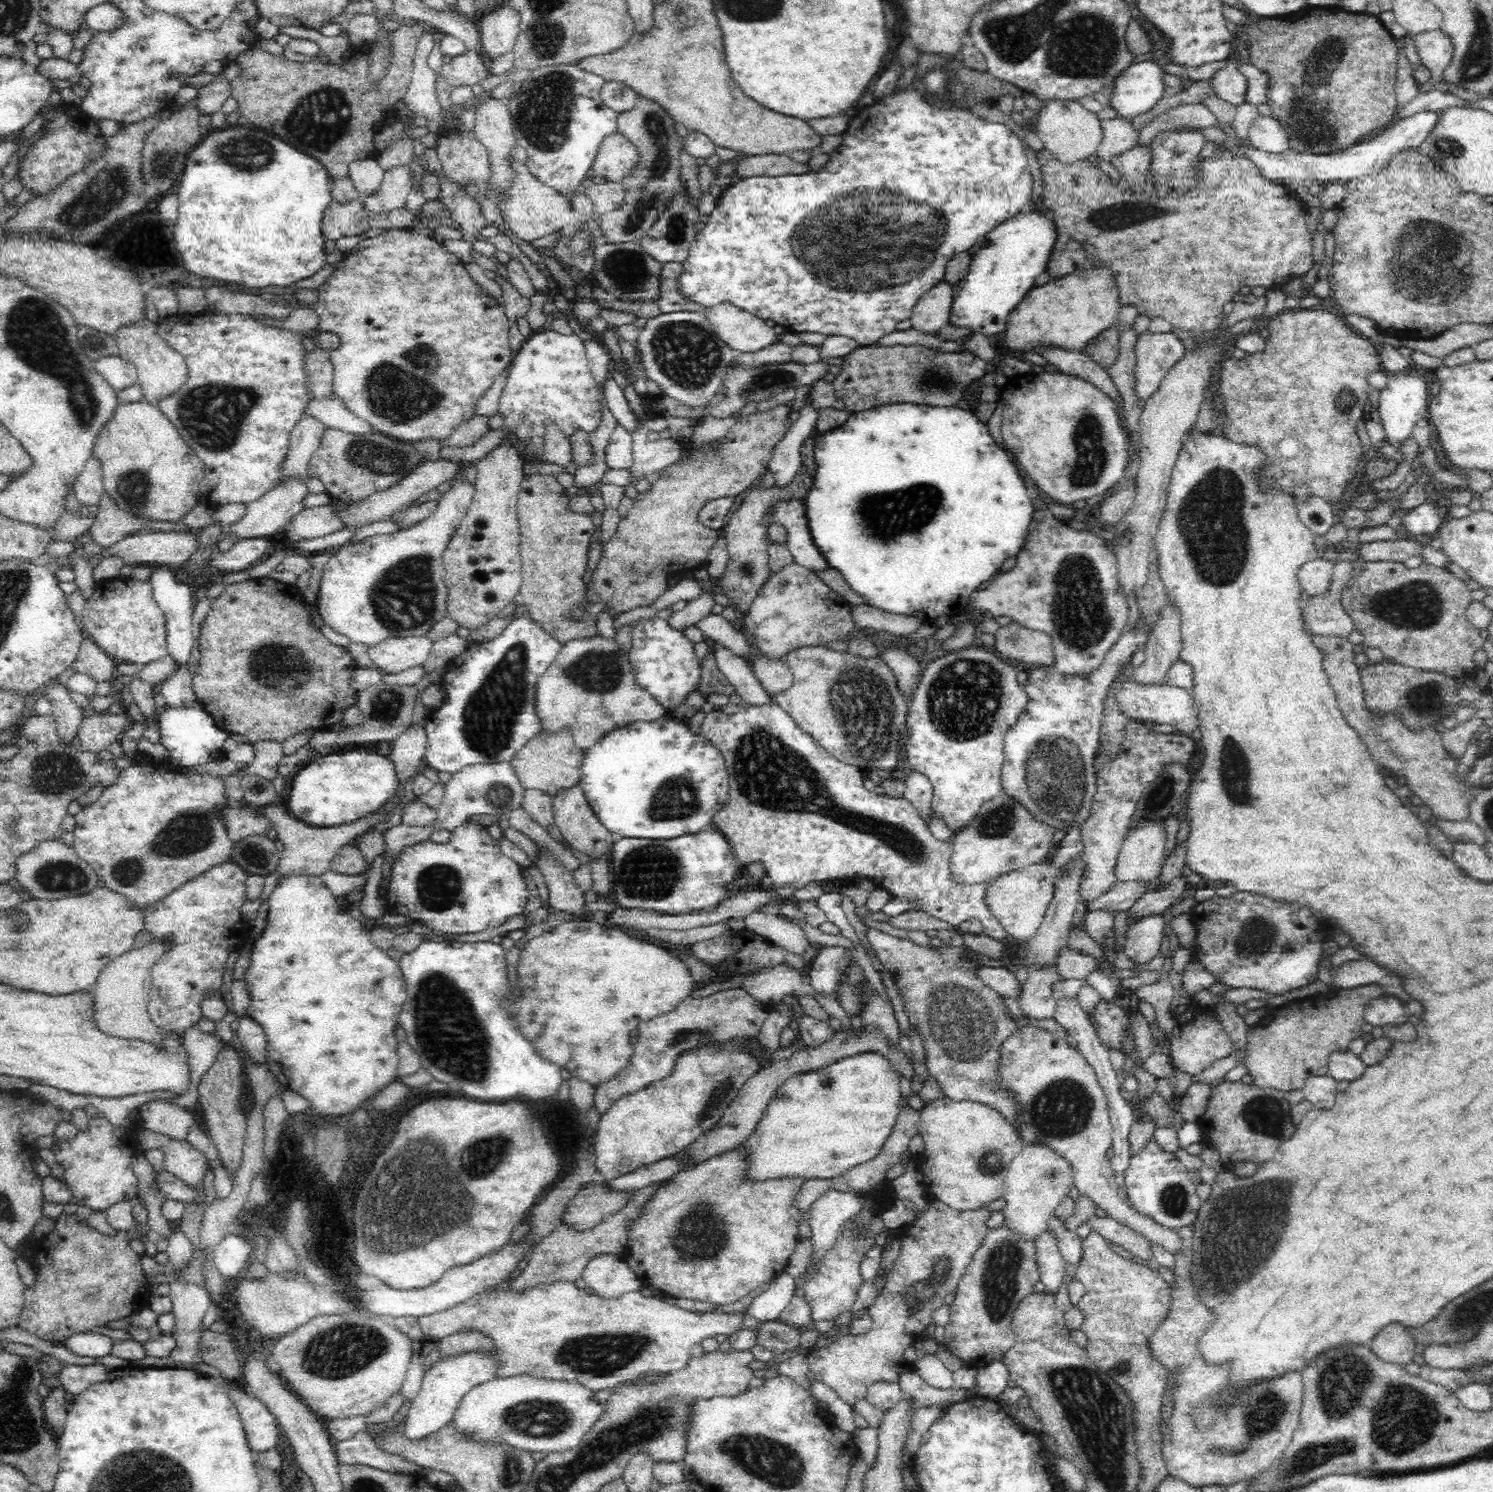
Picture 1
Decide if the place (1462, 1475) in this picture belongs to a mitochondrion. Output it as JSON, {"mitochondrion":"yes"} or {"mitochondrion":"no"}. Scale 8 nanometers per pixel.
{"mitochondrion":"no"}

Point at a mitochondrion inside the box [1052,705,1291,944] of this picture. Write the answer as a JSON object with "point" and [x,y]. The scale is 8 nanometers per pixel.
{"point":[1235,759]}

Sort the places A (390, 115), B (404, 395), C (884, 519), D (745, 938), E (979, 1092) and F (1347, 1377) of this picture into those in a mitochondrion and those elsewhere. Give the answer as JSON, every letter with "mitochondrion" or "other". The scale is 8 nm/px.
{"A":"other","B":"mitochondrion","C":"mitochondrion","D":"other","E":"other","F":"mitochondrion"}

